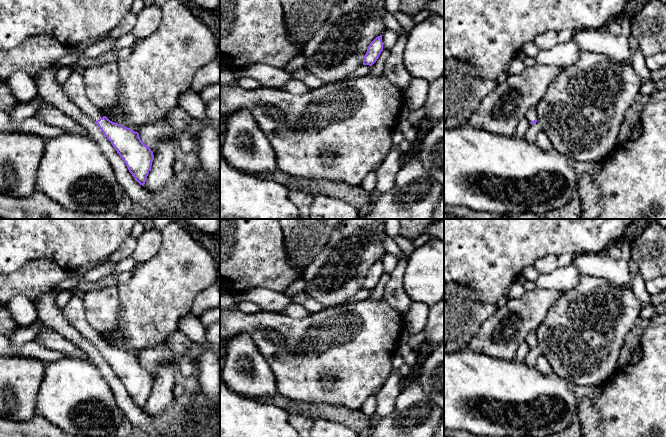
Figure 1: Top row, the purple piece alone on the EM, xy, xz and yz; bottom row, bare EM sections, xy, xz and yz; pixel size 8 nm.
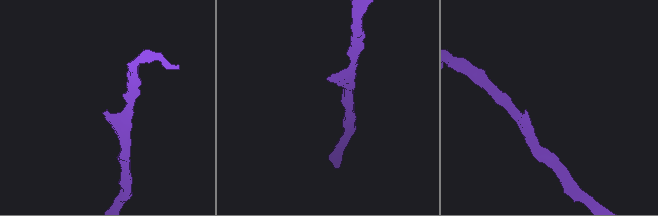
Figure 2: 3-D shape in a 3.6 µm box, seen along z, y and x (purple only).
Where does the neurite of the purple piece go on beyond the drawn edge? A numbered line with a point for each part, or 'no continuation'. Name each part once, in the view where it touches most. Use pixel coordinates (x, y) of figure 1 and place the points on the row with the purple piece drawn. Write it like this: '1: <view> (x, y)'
1: xy (74, 88)

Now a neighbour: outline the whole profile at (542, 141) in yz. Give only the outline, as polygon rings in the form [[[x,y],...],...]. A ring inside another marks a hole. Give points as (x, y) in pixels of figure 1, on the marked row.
[[[540,130],[537,133],[536,138],[535,138],[535,144],[543,150],[548,150],[552,147],[550,139],[542,130]]]

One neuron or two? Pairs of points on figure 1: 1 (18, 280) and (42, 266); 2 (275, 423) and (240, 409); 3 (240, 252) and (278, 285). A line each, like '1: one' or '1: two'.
1: one
2: one
3: one

